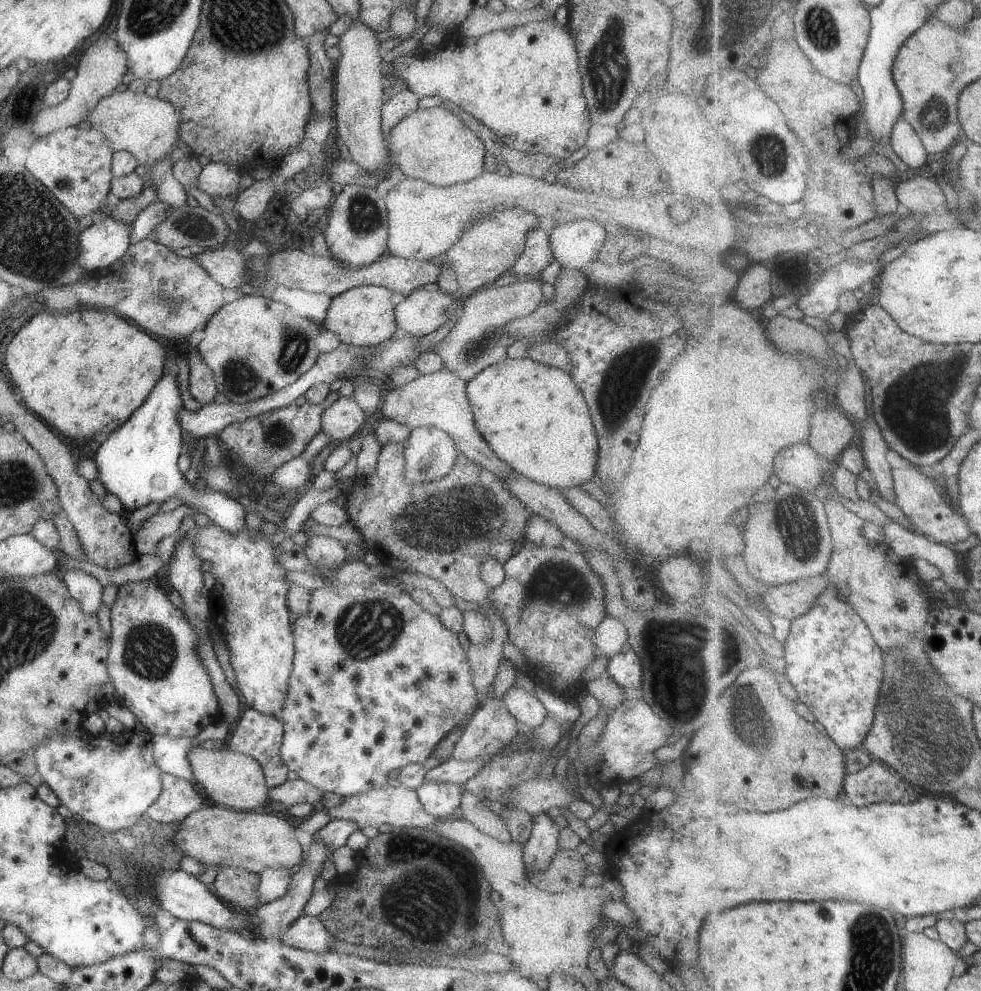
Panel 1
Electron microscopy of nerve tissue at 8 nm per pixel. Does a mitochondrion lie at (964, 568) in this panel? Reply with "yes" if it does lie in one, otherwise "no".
no

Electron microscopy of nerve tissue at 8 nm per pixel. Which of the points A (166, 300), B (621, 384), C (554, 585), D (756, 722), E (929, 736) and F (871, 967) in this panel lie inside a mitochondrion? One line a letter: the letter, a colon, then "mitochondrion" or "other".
A: mitochondrion
B: mitochondrion
C: mitochondrion
D: mitochondrion
E: mitochondrion
F: mitochondrion

